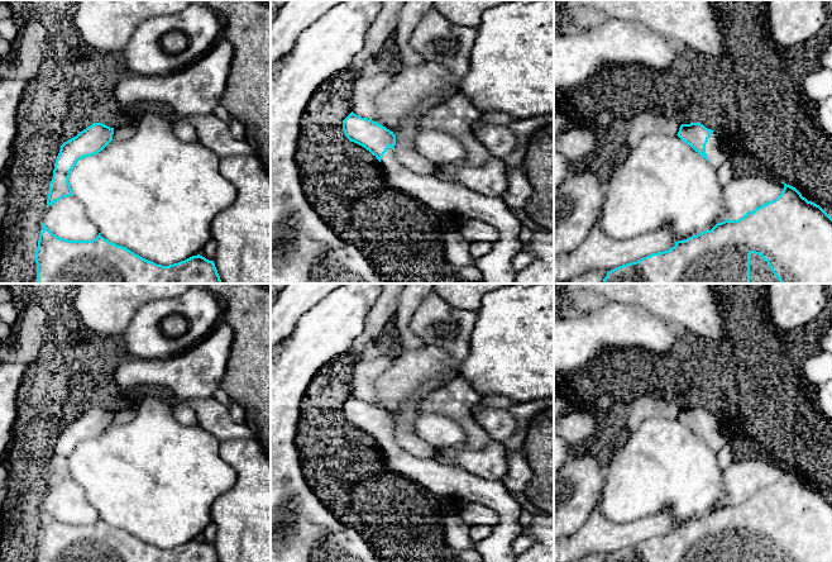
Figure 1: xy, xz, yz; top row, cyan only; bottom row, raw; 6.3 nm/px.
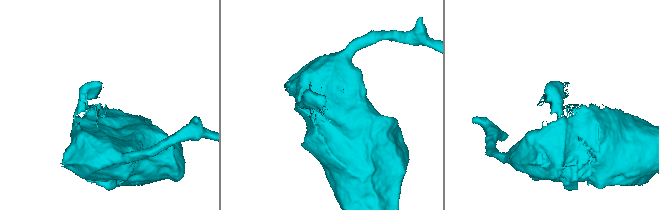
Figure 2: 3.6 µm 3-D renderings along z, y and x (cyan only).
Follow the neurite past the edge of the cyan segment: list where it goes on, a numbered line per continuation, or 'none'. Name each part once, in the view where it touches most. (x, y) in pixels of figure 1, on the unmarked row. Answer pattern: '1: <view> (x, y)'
1: yz (759, 552)

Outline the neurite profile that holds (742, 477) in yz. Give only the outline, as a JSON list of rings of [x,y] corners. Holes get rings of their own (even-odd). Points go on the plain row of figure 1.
[[[747,459],[732,462],[723,471],[726,496],[717,503],[722,506],[726,503],[738,504],[747,495],[775,484],[783,475],[784,467],[770,461]]]

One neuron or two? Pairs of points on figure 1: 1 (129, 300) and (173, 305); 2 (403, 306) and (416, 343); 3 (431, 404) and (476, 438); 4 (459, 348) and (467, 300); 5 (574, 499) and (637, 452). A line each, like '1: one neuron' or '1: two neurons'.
1: two neurons
2: one neuron
3: one neuron
4: two neurons
5: two neurons

